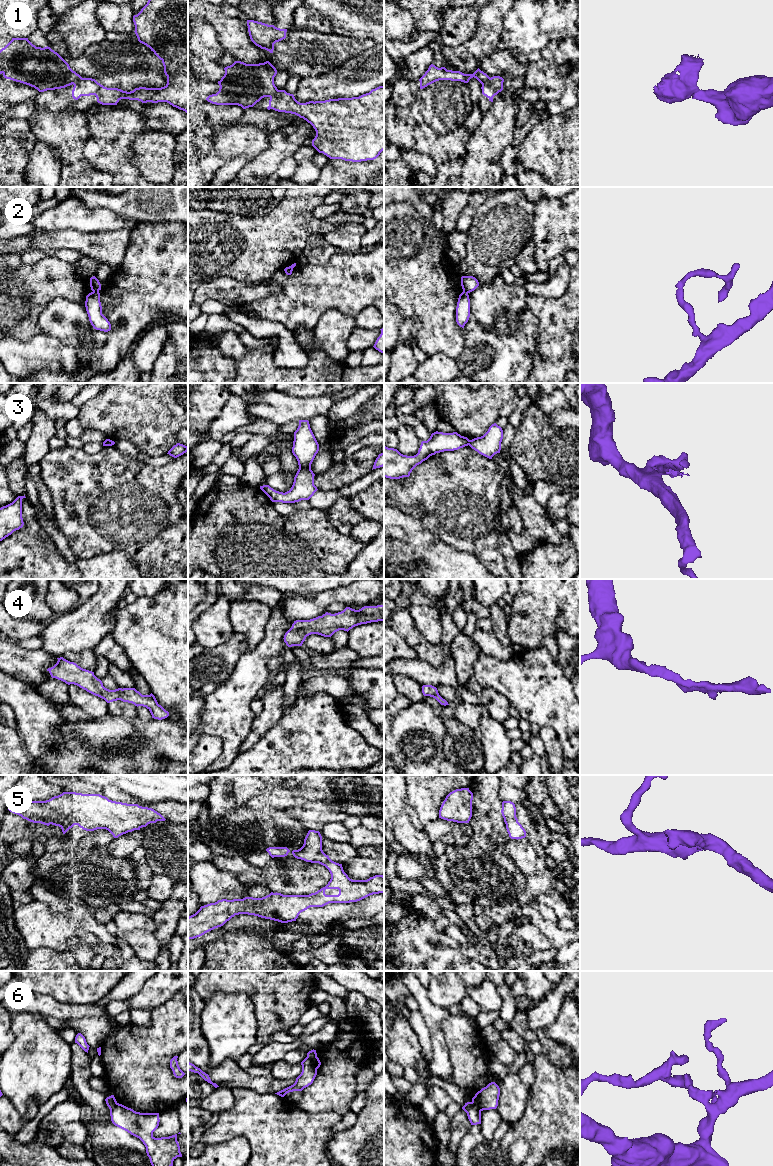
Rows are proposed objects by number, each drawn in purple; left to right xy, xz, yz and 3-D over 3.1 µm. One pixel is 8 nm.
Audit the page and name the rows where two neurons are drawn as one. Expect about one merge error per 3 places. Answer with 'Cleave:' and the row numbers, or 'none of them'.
Cleave: 1, 2, 3, 6

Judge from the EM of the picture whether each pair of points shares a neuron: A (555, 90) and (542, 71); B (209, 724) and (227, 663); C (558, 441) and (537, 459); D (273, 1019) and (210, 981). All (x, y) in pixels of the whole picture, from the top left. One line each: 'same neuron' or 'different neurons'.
A: same neuron
B: different neurons
C: same neuron
D: same neuron

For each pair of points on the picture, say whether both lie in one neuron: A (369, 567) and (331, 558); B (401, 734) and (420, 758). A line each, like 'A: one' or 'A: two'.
A: two
B: one

